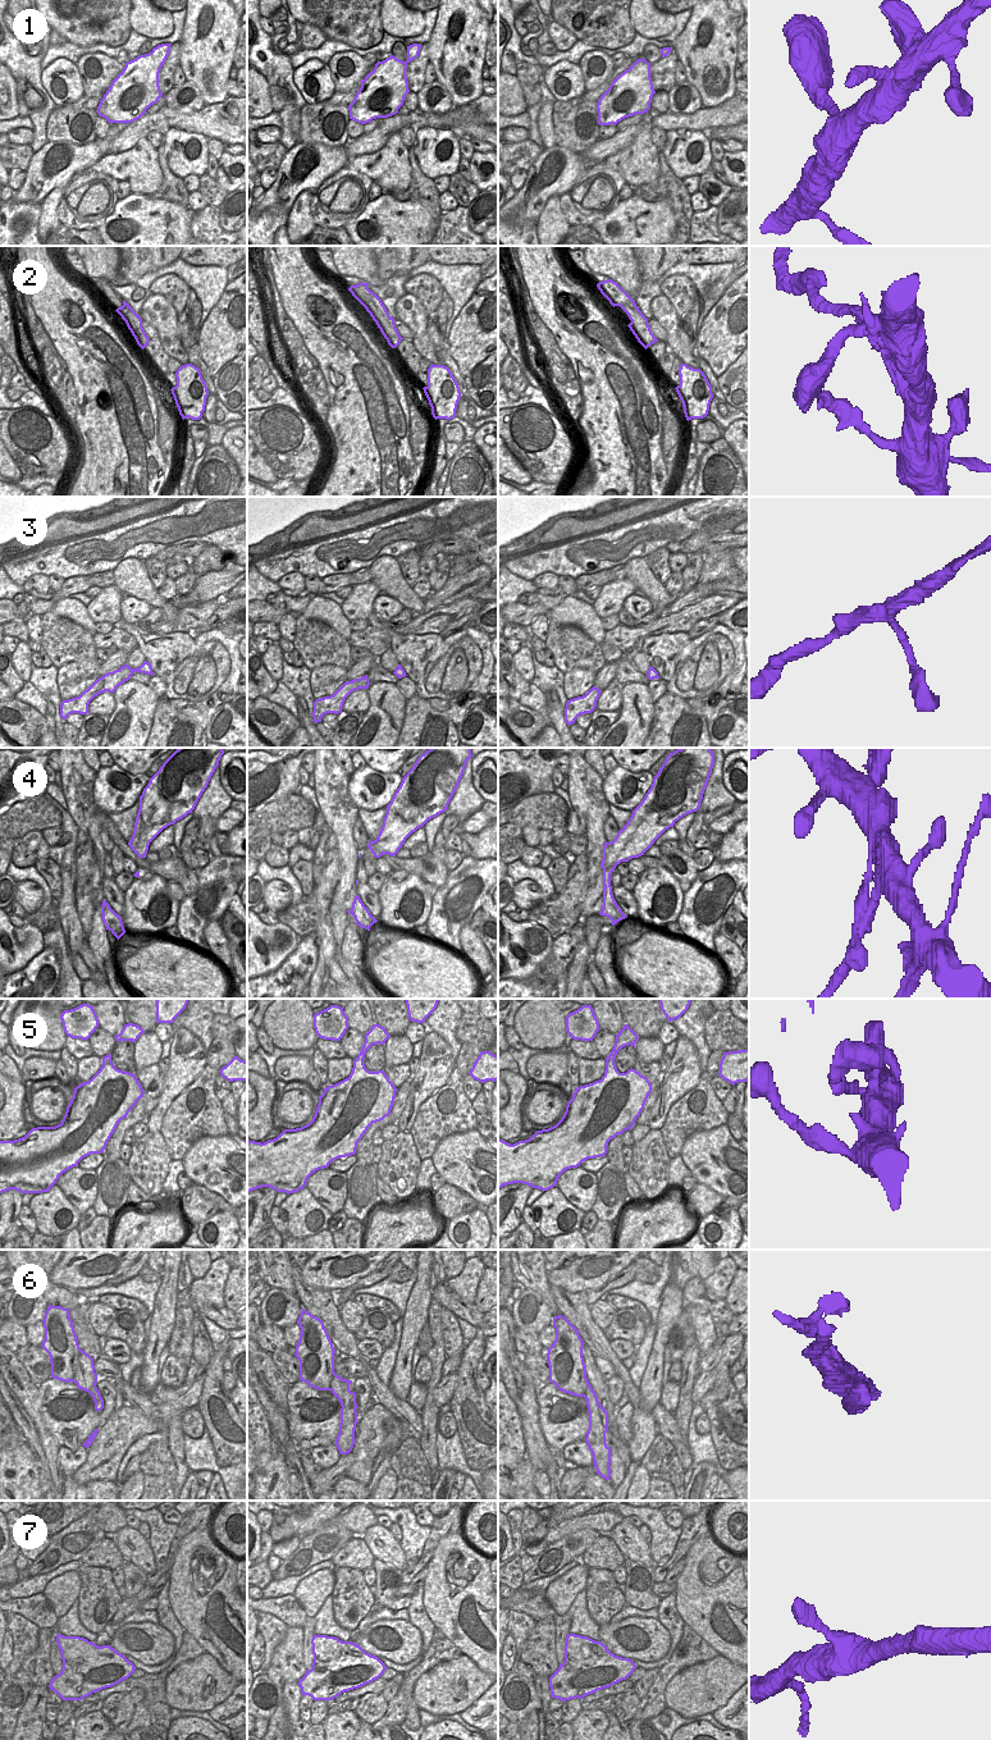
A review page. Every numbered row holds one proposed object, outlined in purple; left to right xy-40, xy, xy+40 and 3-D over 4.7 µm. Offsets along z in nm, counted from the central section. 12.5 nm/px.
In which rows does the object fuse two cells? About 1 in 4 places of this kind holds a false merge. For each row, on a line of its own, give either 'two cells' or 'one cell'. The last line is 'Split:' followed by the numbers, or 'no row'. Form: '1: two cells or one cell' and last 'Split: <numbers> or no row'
1: one cell
2: two cells
3: one cell
4: two cells
5: one cell
6: two cells
7: one cell
Split: 2, 4, 6

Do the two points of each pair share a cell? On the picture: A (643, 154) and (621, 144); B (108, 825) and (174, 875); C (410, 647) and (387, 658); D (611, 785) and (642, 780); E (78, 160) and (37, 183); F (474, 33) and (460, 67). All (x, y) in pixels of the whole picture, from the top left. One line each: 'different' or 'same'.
A: different
B: same
C: different
D: same
E: same
F: same

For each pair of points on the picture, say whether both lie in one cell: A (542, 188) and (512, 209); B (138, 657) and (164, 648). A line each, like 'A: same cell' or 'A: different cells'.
A: same cell
B: different cells

